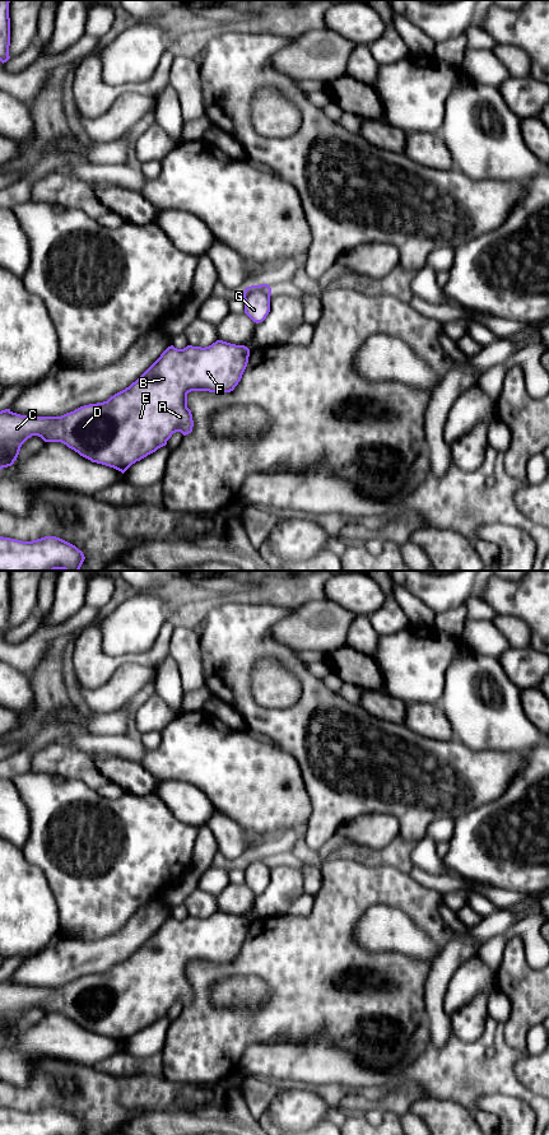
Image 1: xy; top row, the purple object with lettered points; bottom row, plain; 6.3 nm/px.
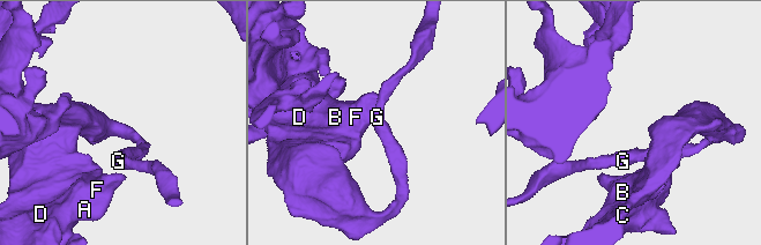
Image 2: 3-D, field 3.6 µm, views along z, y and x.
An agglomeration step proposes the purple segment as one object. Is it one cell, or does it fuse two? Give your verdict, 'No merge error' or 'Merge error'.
No merge error

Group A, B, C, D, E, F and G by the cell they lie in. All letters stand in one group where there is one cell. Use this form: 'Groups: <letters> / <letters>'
Groups: A B C D E F G

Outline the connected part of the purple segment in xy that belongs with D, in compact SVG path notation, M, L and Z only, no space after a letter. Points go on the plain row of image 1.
M217 911L209 917L168 917L160 927L129 958L107 972L89 974L61 987L27 987L10 980L0 982L0 1041L11 1037L22 1015L32 1006L45 1013L61 1013L92 1033L113 1038L122 1045L136 1032L167 1015L173 1004L192 1003L187 978L191 962L231 963L247 938L250 920Z

